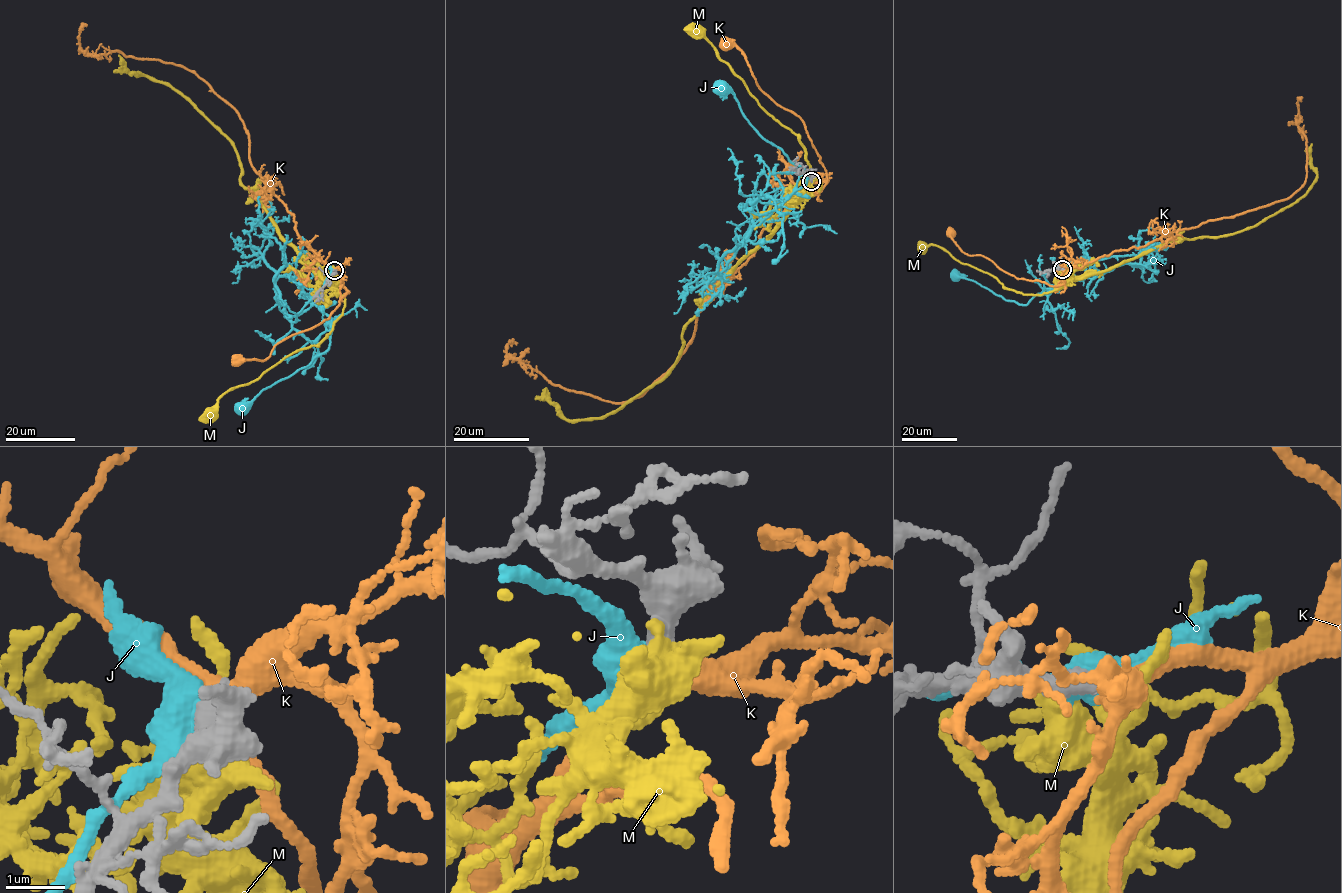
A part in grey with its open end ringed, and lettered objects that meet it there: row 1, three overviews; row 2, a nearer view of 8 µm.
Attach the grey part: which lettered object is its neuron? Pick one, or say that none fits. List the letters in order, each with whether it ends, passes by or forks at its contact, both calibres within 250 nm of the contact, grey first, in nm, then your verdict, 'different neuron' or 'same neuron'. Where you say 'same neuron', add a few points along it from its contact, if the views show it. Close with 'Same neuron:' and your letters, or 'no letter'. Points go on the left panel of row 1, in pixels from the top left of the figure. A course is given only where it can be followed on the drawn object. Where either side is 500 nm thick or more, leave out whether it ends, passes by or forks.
J: 440 nm thick on the grey side, 500 nm on the other; different neuron
K: it passes by; 400 nm thick on the grey side, 400 nm on the other; same neuron; it runs (334, 270), (343, 273), (342, 286), (349, 291), (329, 318), (277, 343), (263, 361), (238, 356), (237, 359)
M: it passes by; 360 nm thick on the grey side, 340 nm on the other; different neuron
Same neuron: K

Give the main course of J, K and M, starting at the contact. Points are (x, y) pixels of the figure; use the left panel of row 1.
J: (333, 272), (297, 315), (297, 321), (291, 318), (317, 306), (331, 320), (328, 349), (241, 409)
K: (334, 270), (343, 273), (342, 286), (349, 291), (329, 318), (277, 343), (263, 361), (238, 356), (237, 359)
M: (334, 273), (345, 300), (330, 333), (223, 394), (210, 417)

